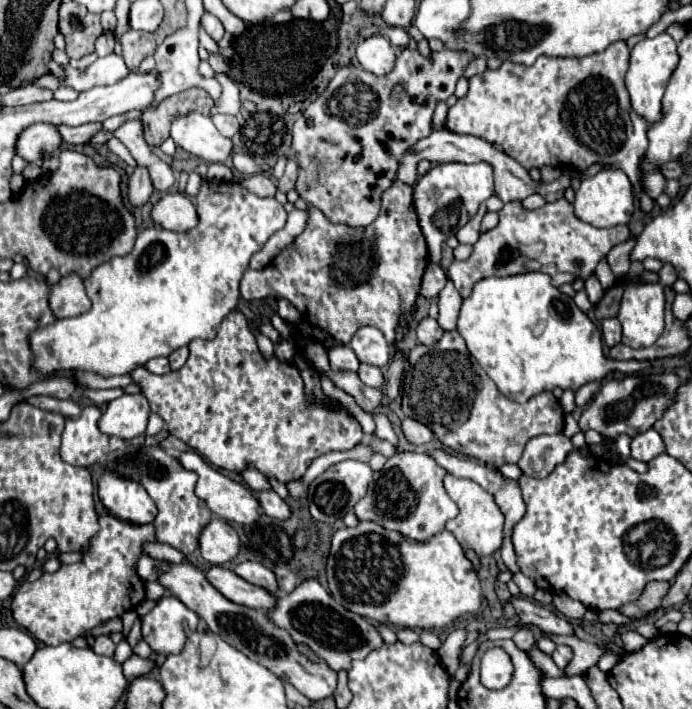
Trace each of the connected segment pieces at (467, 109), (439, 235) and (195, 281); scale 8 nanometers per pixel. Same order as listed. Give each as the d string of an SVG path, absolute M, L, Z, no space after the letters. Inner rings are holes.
M614 42L604 52L592 54L588 58L540 56L532 66L506 60L498 70L486 70L484 74L470 78L468 94L448 110L446 128L450 132L472 134L488 140L490 144L496 144L526 170L553 166L559 169L574 168L582 172L592 164L604 164L606 168L622 170L632 182L634 198L638 200L642 214L650 214L654 200L638 184L638 166L648 146L646 140L642 142L642 136L634 136L634 124L630 118L632 108L624 86L628 58L630 50L626 42Z
M488 162L438 164L414 184L414 208L418 214L420 228L428 242L430 260L434 264L440 264L442 244L446 242L446 238L454 236L456 230L462 228L478 212L478 206L492 194L494 194L494 180L492 180L492 166Z
M202 180L200 194L196 196L196 208L200 224L188 232L170 232L158 226L146 228L138 234L130 254L112 258L100 264L84 280L86 294L92 300L92 308L86 314L74 318L56 320L30 334L32 368L42 374L76 374L96 372L100 376L122 376L134 368L144 366L150 358L168 356L180 346L188 346L192 340L212 340L220 328L224 316L236 310L240 292L238 284L248 268L248 260L258 252L268 238L284 228L286 210L276 198L260 198L244 190L238 182L210 184Z

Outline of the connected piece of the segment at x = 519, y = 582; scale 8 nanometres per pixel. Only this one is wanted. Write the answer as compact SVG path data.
M516 572L514 576L512 576L512 580L516 582L516 586L520 588L520 594L522 596L528 596L528 598L532 598L534 596L534 592L536 592L536 586L532 584L532 580L528 580L522 572Z

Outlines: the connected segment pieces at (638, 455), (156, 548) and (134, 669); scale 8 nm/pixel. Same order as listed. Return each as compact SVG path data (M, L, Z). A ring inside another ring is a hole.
M646 430L642 434L636 434L630 444L630 456L640 462L650 462L658 454L664 452L664 442L660 440L660 434L656 430Z
M159 542L145 543L143 550L144 554L152 558L174 562L176 564L179 564L186 558L185 555L179 550L176 550L171 546L168 546L167 544L162 544Z
M132 654L124 664L122 664L122 670L124 670L124 676L126 678L138 678L142 674L146 674L148 670L152 668L152 662L150 660L144 660L136 654Z

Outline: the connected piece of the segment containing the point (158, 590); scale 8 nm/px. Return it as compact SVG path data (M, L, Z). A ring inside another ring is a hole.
M158 581L145 583L146 599L157 601L164 596L165 592L166 589Z

